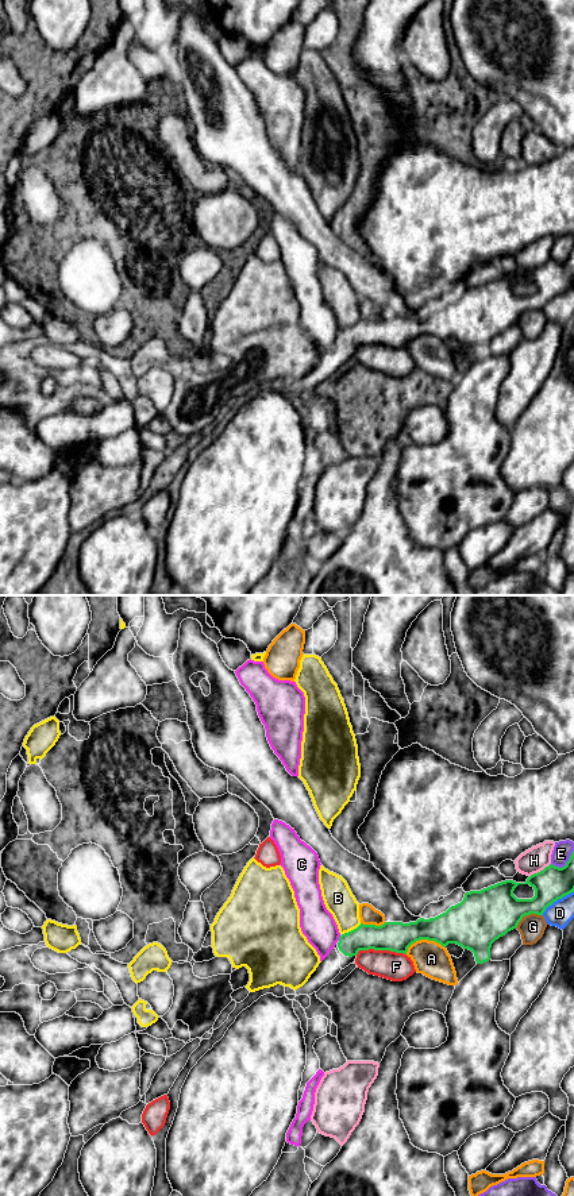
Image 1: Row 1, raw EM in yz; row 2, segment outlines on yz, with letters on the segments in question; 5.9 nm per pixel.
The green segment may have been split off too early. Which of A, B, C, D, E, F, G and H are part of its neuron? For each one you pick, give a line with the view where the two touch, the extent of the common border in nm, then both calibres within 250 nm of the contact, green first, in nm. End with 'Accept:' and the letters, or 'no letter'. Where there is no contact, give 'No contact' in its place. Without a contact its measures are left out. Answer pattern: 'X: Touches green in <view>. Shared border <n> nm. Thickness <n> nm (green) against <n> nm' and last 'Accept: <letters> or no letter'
Accept: no letter

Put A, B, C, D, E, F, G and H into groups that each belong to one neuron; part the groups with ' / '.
A / B F / C / D / E / G / H

